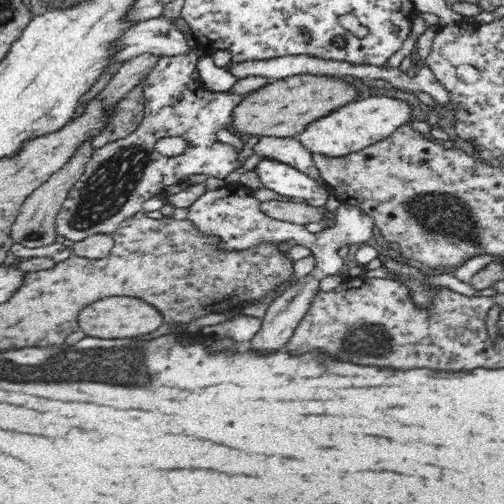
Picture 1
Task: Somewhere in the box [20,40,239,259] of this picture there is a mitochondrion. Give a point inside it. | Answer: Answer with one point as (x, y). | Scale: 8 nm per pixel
(106, 192)

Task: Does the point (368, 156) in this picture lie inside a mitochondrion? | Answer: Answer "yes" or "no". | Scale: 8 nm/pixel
no

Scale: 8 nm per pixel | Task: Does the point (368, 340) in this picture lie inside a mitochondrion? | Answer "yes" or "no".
yes

